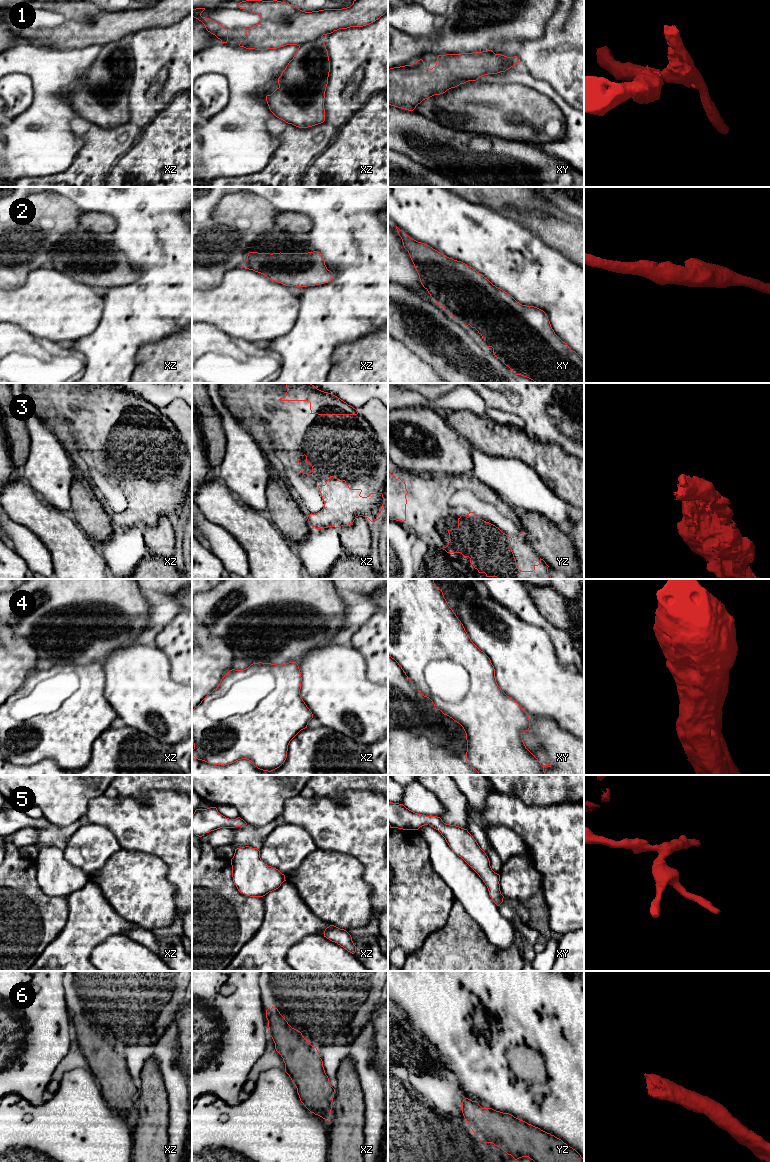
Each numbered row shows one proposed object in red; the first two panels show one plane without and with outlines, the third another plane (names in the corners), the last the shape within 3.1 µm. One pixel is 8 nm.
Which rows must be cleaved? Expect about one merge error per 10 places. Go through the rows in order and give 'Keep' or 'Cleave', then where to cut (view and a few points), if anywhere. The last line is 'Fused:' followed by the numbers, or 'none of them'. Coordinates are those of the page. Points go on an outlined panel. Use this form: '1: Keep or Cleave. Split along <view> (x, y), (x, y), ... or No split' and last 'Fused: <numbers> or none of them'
1: Cleave. Split along xz (320, 39), (307, 41), (299, 46)
2: Keep. No split
3: Keep. No split
4: Keep. No split
5: Keep. No split
6: Keep. No split
Fused: 1

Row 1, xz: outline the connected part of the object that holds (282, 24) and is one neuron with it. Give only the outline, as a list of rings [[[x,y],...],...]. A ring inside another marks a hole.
[[[246,0],[238,4],[240,9],[246,9],[260,16],[261,22],[246,28],[246,35],[239,46],[246,49],[268,50],[286,45],[300,46],[304,43],[321,40],[323,35],[331,34],[339,29],[363,27],[369,25],[388,11],[388,0],[354,0],[350,7],[342,9],[324,9],[305,12],[298,7],[277,0]]]

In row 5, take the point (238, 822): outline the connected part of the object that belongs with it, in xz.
[[[216,807],[196,809],[192,815],[192,832],[199,837],[220,828],[235,828],[246,825],[247,823],[240,817],[236,819],[226,818],[218,812]]]

